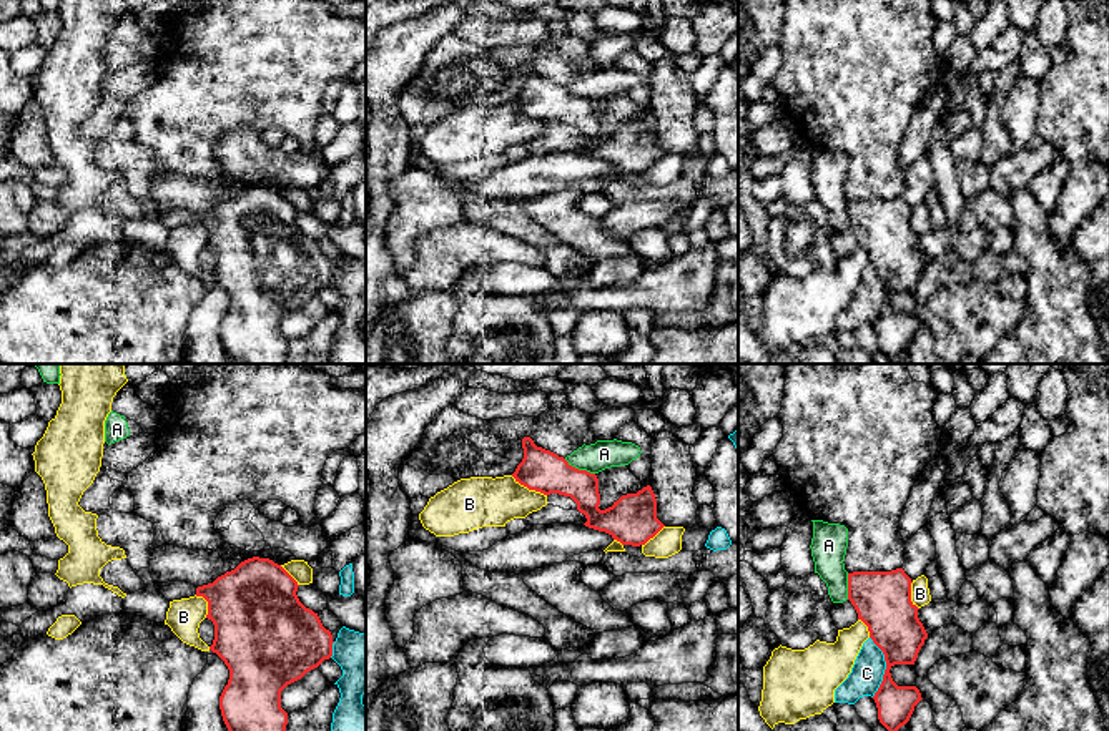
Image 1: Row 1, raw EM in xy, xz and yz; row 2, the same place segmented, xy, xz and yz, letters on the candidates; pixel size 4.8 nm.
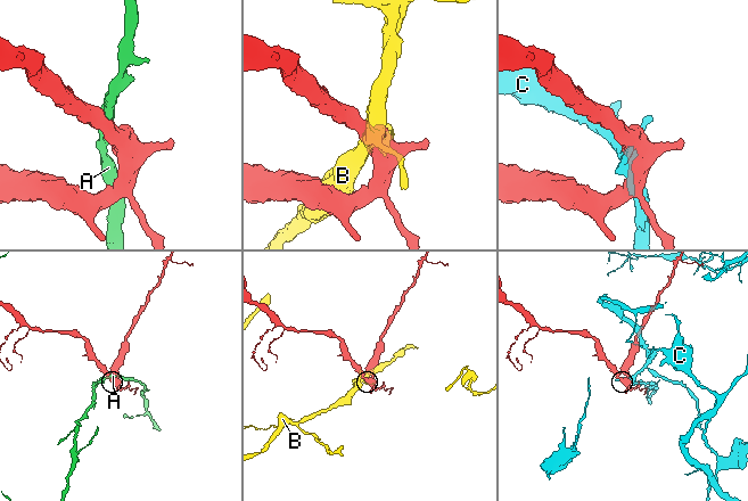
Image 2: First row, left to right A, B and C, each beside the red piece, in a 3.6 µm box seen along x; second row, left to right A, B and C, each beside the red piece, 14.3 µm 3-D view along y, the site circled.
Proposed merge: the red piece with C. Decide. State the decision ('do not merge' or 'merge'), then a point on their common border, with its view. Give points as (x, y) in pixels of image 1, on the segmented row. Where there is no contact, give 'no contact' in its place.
do not merge; meets red in yz at (887, 667)

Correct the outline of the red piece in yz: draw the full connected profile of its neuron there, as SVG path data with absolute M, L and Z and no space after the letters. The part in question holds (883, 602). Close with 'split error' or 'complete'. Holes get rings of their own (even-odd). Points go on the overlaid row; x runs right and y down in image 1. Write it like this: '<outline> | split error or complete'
M903 568L848 573L848 600L885 655L886 670L873 699L888 731L904 726L923 699L916 686L898 686L890 673L895 665L914 665L928 638L911 601L911 583Z | complete

